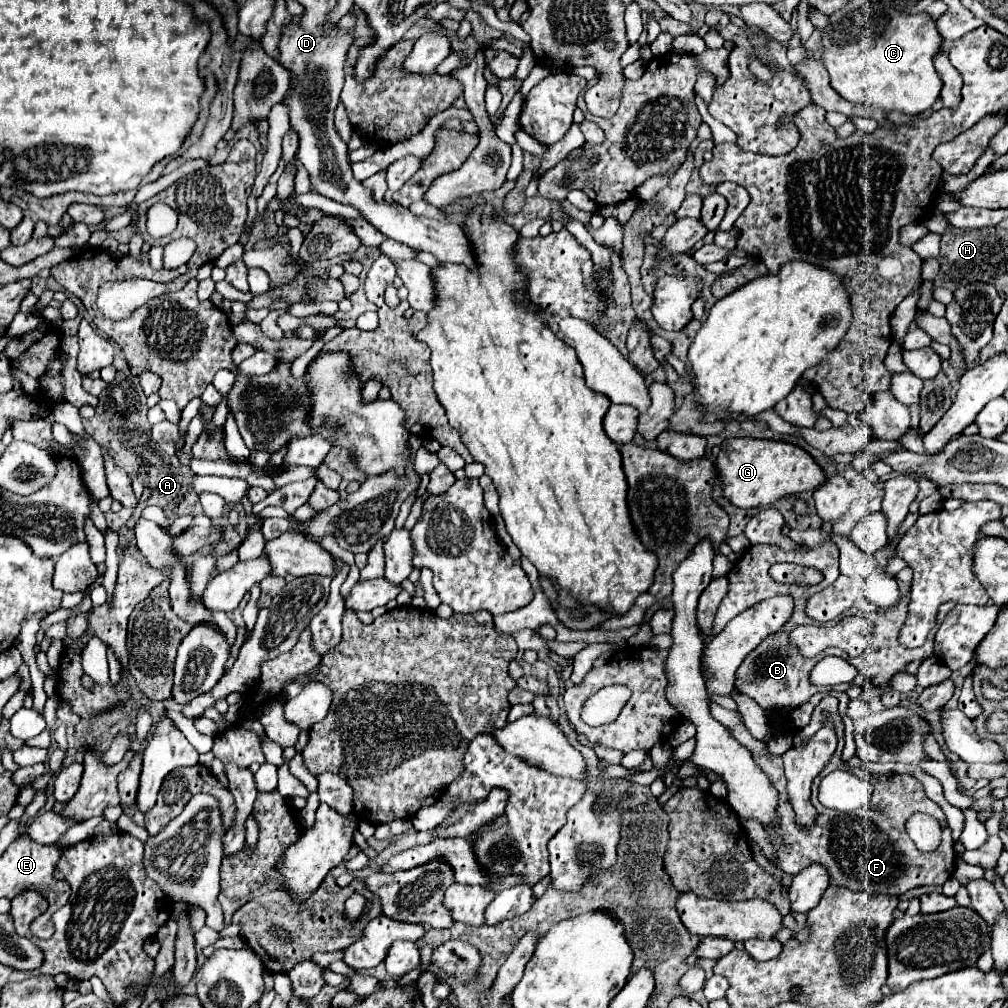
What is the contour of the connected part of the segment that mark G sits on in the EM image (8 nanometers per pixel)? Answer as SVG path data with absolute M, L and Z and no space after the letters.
M727 439L715 459L717 479L723 485L723 497L739 507L765 507L773 505L783 497L795 497L803 491L815 491L827 477L815 459L797 445L783 441L763 441L763 439Z

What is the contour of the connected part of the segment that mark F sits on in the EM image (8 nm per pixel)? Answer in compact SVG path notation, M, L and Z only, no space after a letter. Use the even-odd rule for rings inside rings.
M839 739L833 759L813 781L811 803L817 809L817 819L809 829L799 827L795 823L795 811L789 801L779 805L781 825L777 833L773 831L767 831L767 833L769 833L769 839L775 843L781 869L791 875L797 875L805 867L819 863L827 869L831 885L847 887L853 891L865 891L871 895L883 893L893 897L901 897L909 889L923 887L923 885L943 885L947 879L951 879L955 871L955 851L953 851L951 829L947 827L945 813L941 811L941 807L923 793L923 785L911 775L871 775L871 785L877 785L877 787L873 787L869 819L861 819L861 813L839 813L839 811L823 807L817 799L817 789L821 779L841 767L843 767L843 759L841 759L841 739ZM913 813L933 815L943 825L943 837L941 837L939 849L931 853L921 853L915 847L915 843L909 839L905 831L905 821Z

